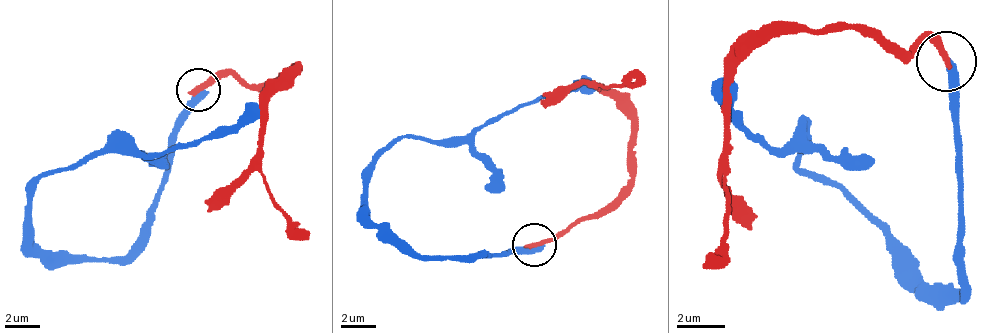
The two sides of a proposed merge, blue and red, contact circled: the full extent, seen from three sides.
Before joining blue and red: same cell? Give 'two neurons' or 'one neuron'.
two neurons

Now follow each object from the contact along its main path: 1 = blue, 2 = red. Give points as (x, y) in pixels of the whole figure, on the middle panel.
1: (535, 246), (457, 259), (405, 254), (366, 220), (366, 172), (392, 146), (466, 142), (526, 103), (596, 85)
2: (535, 246), (591, 220), (630, 176), (630, 120), (600, 85), (596, 85), (622, 85), (639, 68)

